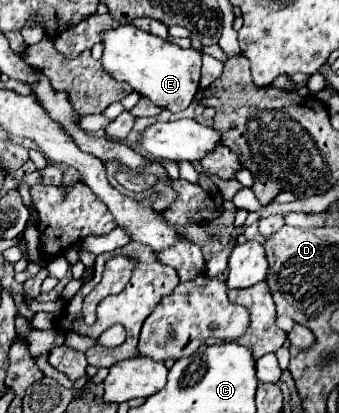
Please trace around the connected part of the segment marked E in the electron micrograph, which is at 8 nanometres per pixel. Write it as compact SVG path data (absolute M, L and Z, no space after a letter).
M120 24L112 30L106 30L100 34L100 38L104 46L102 66L108 70L108 74L112 74L116 80L128 82L134 92L148 96L154 104L172 112L182 112L190 106L200 82L202 52L170 44L132 24Z

